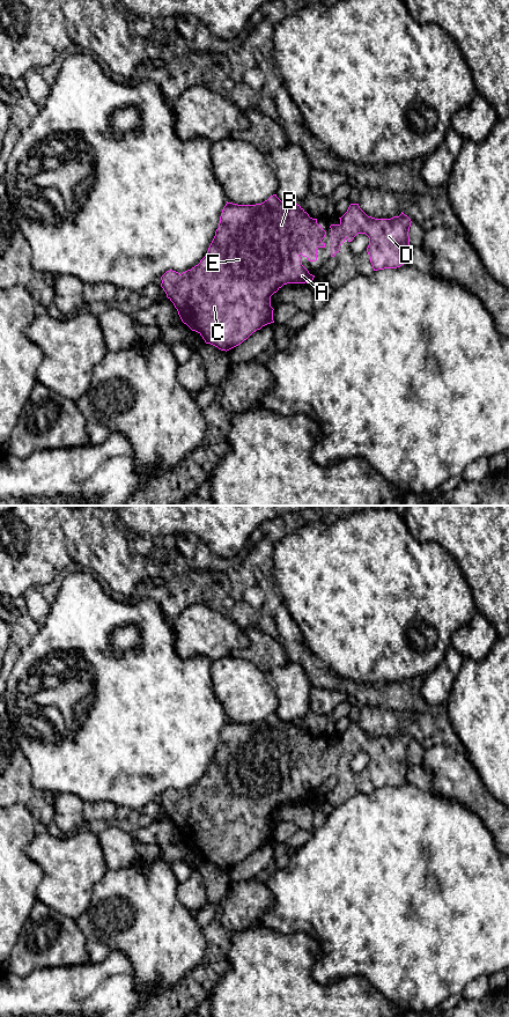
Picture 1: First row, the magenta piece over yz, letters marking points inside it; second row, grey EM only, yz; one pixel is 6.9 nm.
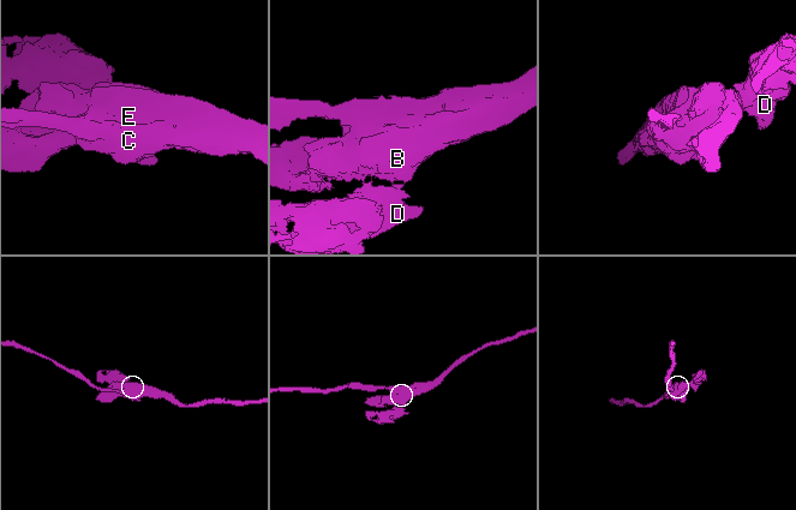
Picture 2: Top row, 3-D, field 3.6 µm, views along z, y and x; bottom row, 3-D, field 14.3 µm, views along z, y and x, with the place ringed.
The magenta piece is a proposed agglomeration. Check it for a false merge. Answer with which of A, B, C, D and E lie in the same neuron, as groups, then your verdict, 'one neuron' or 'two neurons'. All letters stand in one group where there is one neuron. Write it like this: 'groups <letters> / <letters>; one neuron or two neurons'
groups A B C D E; one neuron

